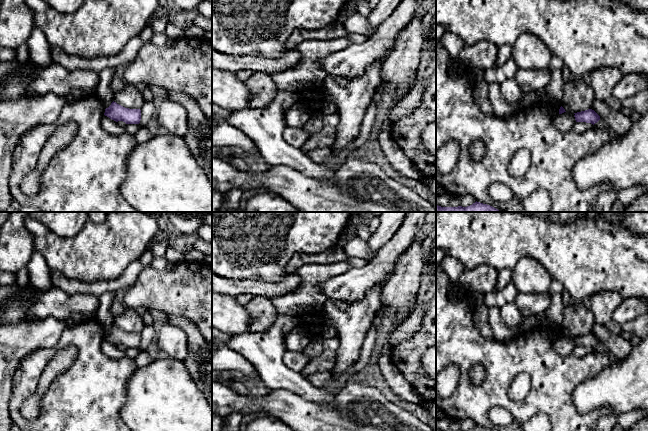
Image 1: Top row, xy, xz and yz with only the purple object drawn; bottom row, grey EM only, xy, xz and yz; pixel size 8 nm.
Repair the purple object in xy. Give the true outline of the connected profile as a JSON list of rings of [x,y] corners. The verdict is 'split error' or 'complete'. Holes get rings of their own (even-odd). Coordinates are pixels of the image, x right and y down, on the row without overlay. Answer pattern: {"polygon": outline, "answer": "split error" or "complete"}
{"polygon": [[[114,325],[105,333],[104,339],[116,346],[123,345],[126,348],[139,348],[141,344],[140,333],[125,332]]], "answer": "complete"}

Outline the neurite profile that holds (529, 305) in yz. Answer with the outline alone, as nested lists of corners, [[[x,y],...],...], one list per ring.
[[[518,293],[513,303],[519,308],[521,315],[527,319],[534,315],[545,314],[551,305],[551,293],[524,295]]]

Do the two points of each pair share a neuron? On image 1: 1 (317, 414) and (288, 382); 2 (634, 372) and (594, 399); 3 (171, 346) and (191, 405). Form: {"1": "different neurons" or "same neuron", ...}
{"1": "different neurons", "2": "same neuron", "3": "different neurons"}

